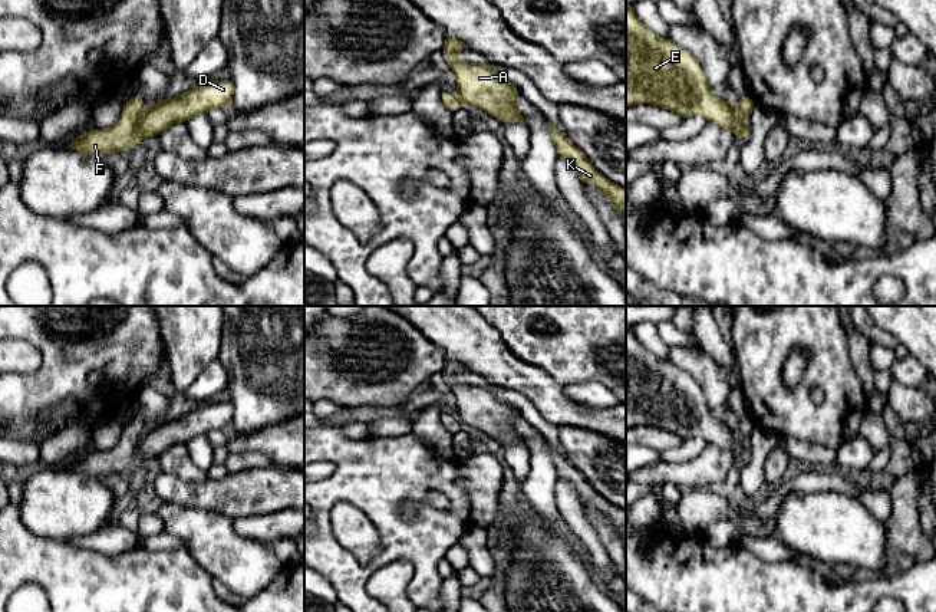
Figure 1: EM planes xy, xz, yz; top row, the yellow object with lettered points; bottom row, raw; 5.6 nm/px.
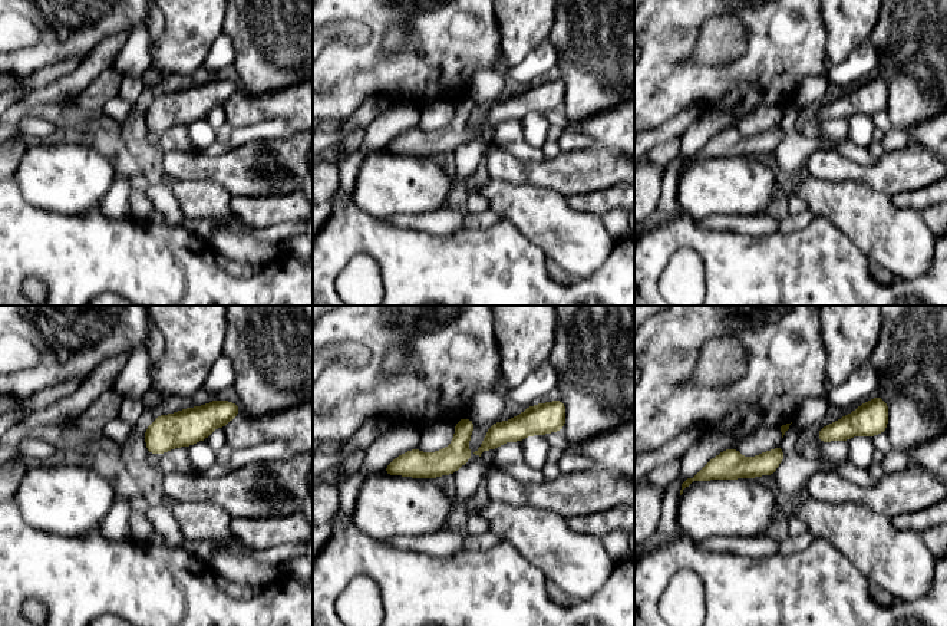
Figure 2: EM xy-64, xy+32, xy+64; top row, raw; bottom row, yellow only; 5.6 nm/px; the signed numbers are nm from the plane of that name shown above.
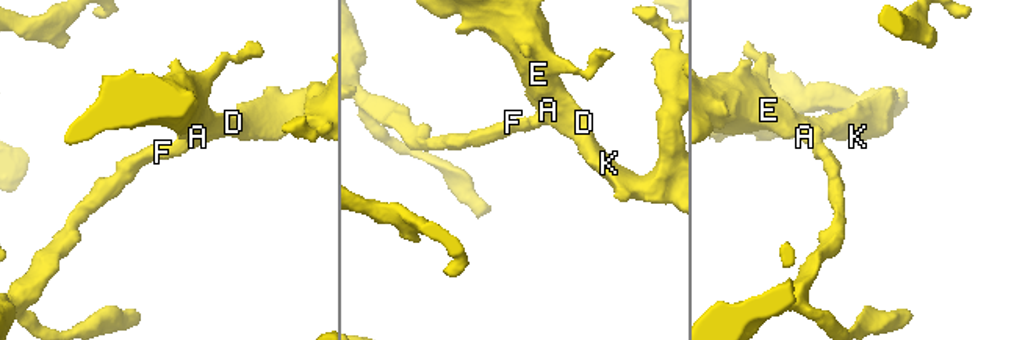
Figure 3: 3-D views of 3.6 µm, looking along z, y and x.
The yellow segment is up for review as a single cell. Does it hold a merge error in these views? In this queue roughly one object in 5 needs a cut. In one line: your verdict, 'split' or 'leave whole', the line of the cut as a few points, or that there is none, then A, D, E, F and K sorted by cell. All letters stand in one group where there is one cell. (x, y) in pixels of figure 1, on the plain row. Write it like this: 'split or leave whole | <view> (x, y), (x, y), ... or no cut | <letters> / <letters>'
leave whole | no cut | A D E F K

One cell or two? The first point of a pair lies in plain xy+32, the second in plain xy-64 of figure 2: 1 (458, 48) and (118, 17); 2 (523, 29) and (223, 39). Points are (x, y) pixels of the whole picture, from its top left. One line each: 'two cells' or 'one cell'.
1: one cell
2: two cells

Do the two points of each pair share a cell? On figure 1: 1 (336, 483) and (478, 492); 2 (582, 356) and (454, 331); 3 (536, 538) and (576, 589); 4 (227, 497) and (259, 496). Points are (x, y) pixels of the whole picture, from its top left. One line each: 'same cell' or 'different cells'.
1: different cells
2: different cells
3: same cell
4: same cell

